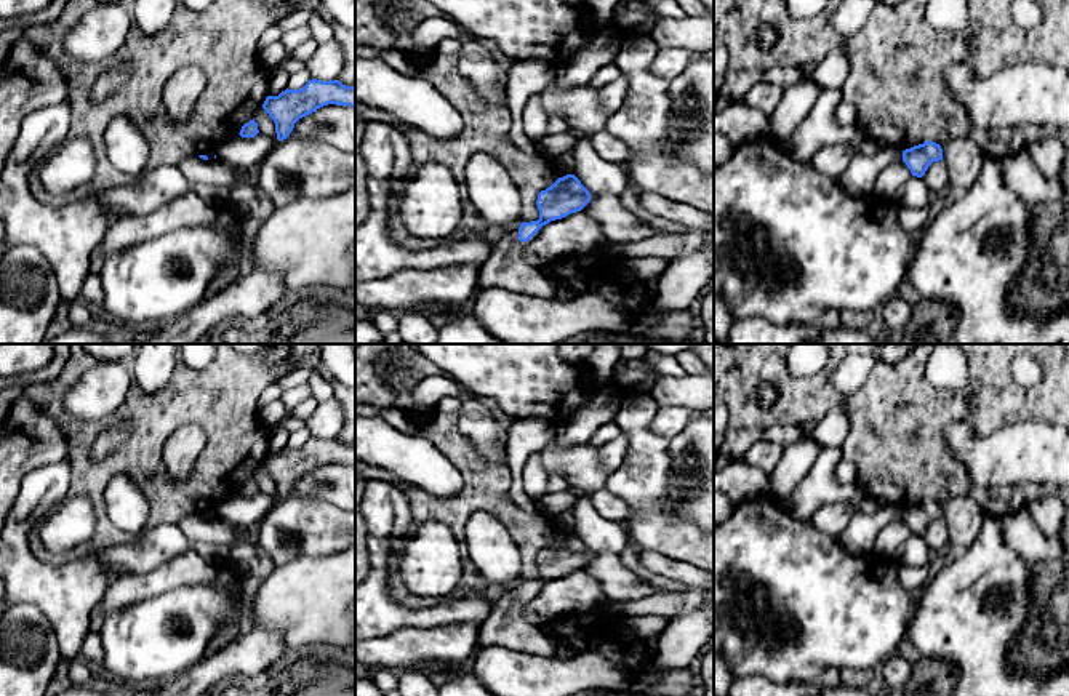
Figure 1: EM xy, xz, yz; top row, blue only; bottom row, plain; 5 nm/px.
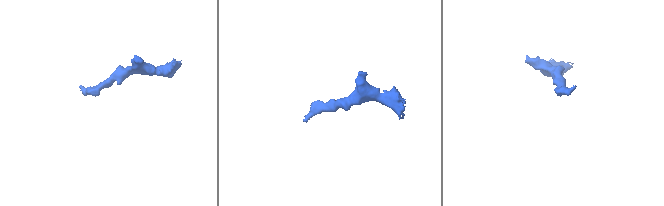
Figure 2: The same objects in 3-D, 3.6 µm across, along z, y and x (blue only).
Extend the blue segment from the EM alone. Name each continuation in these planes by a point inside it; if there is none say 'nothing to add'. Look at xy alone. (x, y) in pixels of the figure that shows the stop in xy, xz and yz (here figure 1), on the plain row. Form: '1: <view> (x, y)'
nothing to add

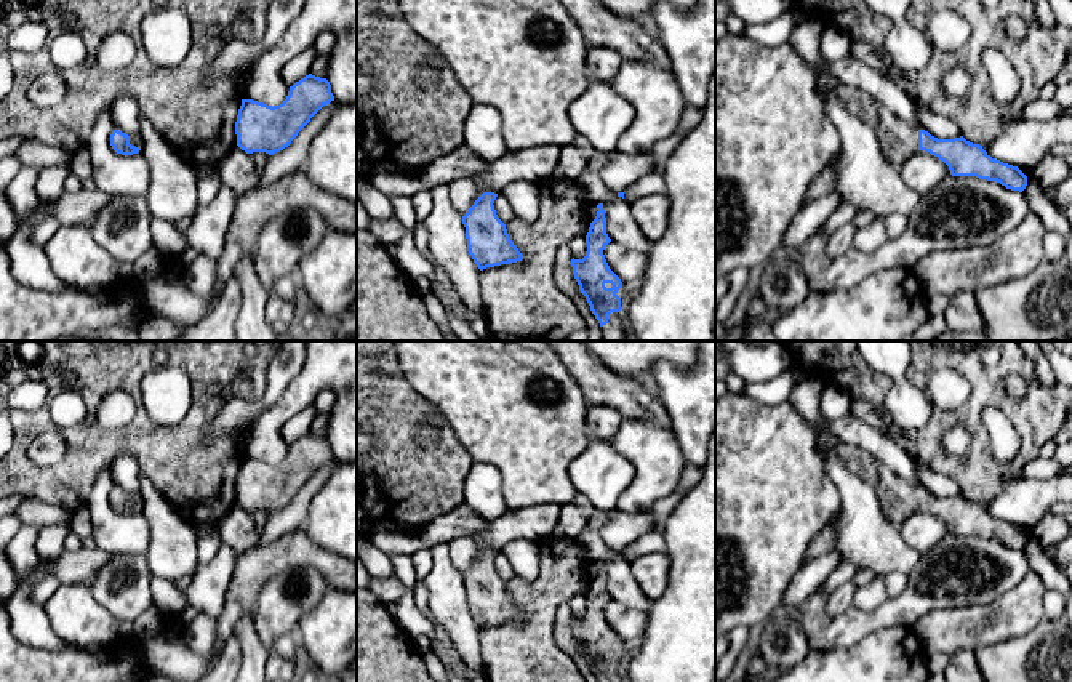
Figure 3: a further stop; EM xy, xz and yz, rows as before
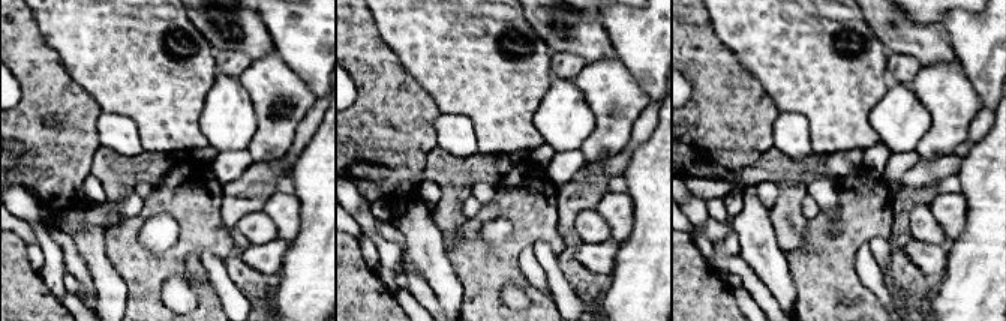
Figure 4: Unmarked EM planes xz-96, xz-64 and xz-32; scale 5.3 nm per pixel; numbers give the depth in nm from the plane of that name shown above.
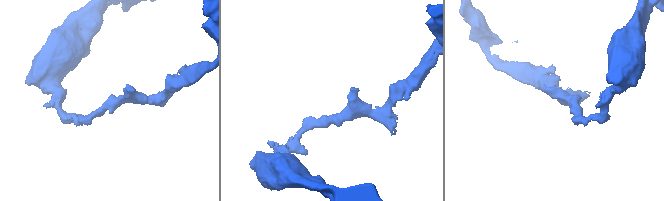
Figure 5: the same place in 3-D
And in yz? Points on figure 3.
1: yz (898, 498)

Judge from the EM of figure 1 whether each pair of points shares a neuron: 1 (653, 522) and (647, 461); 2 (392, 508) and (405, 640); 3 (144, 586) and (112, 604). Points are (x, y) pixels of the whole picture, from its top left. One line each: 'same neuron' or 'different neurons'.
1: same neuron
2: different neurons
3: same neuron

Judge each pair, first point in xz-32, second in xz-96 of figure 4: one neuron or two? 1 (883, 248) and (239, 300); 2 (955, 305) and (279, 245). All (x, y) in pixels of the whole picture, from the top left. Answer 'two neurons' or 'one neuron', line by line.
1: one neuron
2: two neurons

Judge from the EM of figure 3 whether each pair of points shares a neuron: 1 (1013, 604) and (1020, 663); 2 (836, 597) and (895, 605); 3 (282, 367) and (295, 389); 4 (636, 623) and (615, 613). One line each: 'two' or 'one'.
1: two
2: two
3: two
4: one

